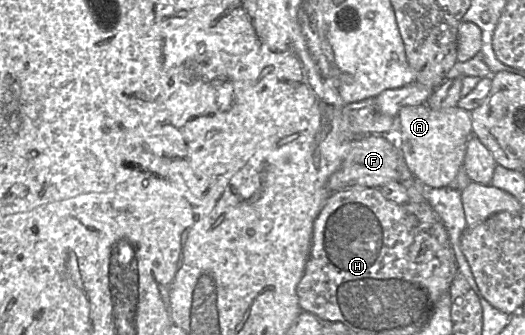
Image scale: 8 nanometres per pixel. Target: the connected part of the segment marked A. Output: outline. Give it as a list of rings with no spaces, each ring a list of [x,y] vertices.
[[[421,104],[403,107],[398,120],[399,134],[393,139],[410,171],[425,187],[448,187],[464,166],[467,144],[473,135],[471,112],[459,107],[433,110],[427,104]]]

